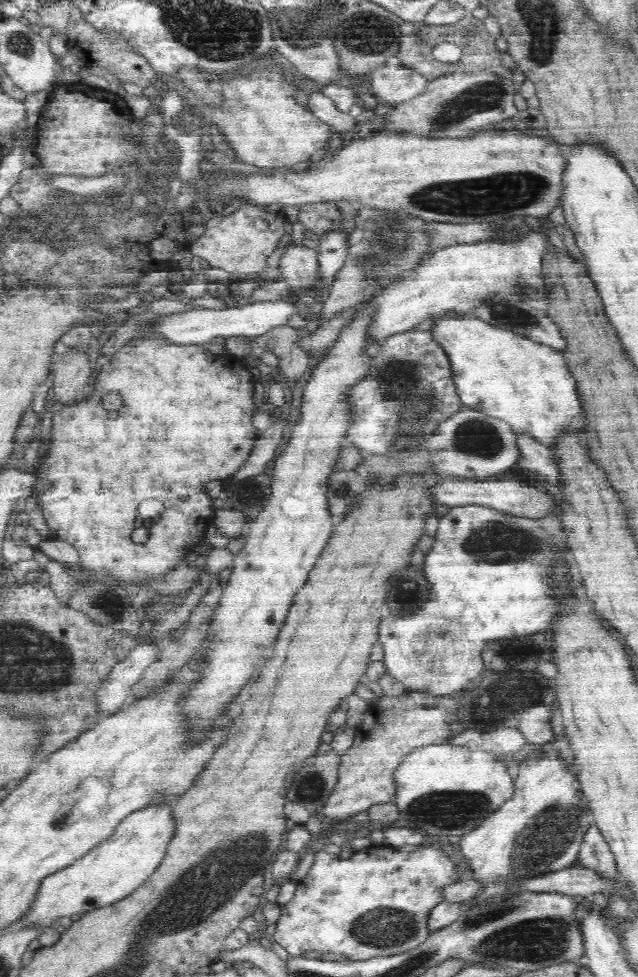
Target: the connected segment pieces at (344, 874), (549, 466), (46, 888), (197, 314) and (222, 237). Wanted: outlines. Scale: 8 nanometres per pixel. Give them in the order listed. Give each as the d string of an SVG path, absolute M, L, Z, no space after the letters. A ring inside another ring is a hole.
M370 846L354 851L349 858L332 857L322 850L316 853L307 875L298 881L292 900L280 906L273 937L289 954L315 949L322 953L344 954L352 961L401 955L420 946L429 937L426 916L443 902L438 888L468 878L468 871L444 857L438 848L419 846L418 850L403 853L398 848Z
M530 432L516 434L518 445L518 460L516 464L545 477L550 483L556 485L558 480L558 467L554 463L550 446L540 442Z
M174 800L154 802L128 814L108 836L108 840L92 846L84 856L72 864L48 875L42 881L40 896L33 909L15 926L43 922L48 924L54 918L84 913L92 908L113 904L134 892L162 862L170 840L176 834Z
M264 301L249 303L240 307L210 309L194 306L192 310L176 312L174 314L154 318L142 326L142 332L148 337L140 339L164 339L174 344L207 345L216 337L234 337L245 334L246 336L260 336L274 327L282 327L284 320L295 312L295 306L286 301Z
M242 206L234 212L222 212L211 214L206 222L203 222L205 230L195 241L190 244L194 257L198 264L206 267L222 269L230 275L229 283L241 283L251 276L260 277L260 284L254 289L262 288L276 280L281 280L280 268L269 269L266 259L278 246L280 238L286 234L284 223L286 219L282 213L270 214L260 206Z

